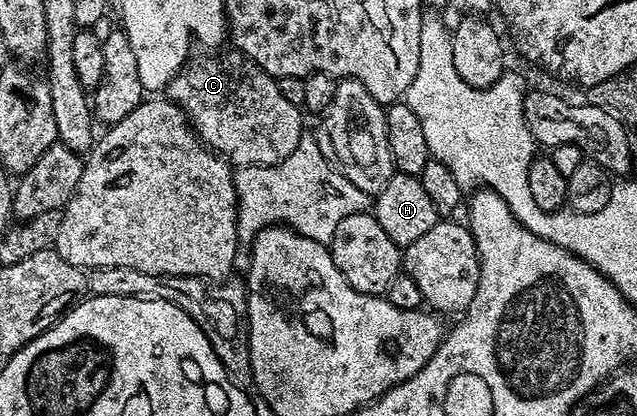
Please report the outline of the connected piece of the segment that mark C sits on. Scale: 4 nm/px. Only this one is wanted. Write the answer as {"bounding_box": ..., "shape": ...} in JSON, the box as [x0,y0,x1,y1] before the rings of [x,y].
{"bounding_box":[167,53,305,168],"shape":[[[231,53],[220,54],[217,58],[193,57],[185,62],[183,68],[168,82],[167,97],[183,110],[196,132],[196,137],[209,150],[219,154],[225,162],[236,168],[273,166],[286,160],[286,156],[290,156],[290,152],[298,148],[298,140],[305,137],[305,115],[301,107],[290,104],[289,100],[282,96],[277,79],[271,78],[258,63],[245,54]]]}

